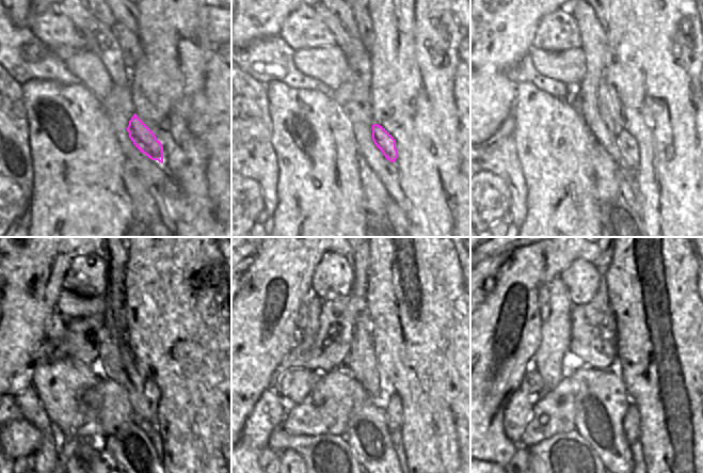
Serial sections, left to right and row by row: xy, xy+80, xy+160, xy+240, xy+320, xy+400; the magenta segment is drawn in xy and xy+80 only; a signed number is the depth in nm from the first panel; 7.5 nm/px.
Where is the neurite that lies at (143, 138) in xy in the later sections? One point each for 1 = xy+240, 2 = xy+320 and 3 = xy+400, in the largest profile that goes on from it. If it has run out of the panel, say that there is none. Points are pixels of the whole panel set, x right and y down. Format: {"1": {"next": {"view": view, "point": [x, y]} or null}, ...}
{"1": {"next": {"view": "xy+240", "point": [152, 393]}}, "2": {"next": {"view": "xy+320", "point": [392, 404]}}, "3": {"next": {"view": "xy+400", "point": [630, 423]}}}

